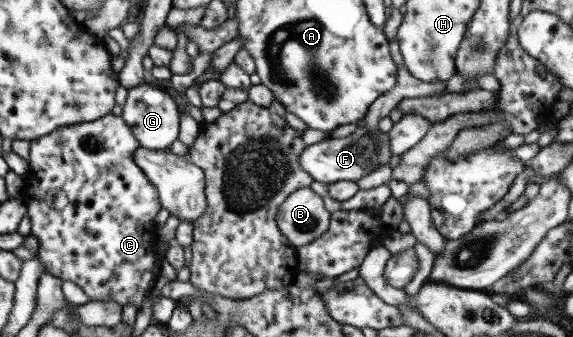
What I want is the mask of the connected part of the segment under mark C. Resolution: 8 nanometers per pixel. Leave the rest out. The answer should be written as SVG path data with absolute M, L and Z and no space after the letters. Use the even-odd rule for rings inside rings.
M112 113L105 114L90 122L78 122L76 124L70 124L70 126L60 126L60 128L52 130L51 133L44 134L44 136L36 138L36 140L29 141L28 170L21 176L22 190L20 190L20 196L24 200L26 207L25 215L28 216L30 221L29 232L38 241L35 251L37 253L37 259L44 267L44 271L53 274L61 282L70 281L74 283L88 297L88 301L111 301L120 307L126 306L126 304L132 304L137 309L141 306L142 300L144 300L144 294L146 294L145 289L150 288L150 282L153 282L160 275L159 263L161 261L156 255L158 250L157 244L155 243L157 226L152 221L152 218L156 216L156 212L160 210L161 206L158 204L156 189L148 182L148 178L144 176L140 167L136 166L136 162L132 160L132 153L135 152L138 145L140 144L134 138L134 135L128 128L128 125L122 120L122 117L112 115ZM56 194L64 194L66 196L66 204L60 206L58 210L52 207L52 202L54 202L53 197Z

